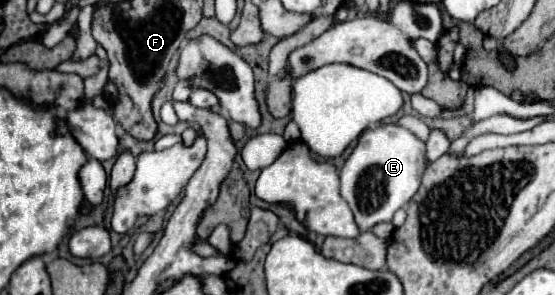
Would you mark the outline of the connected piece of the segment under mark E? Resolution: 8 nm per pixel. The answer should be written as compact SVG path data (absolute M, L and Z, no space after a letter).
M397 124L365 130L341 168L341 196L349 204L359 230L367 232L381 222L391 222L393 214L417 192L425 168L425 144L409 130Z

